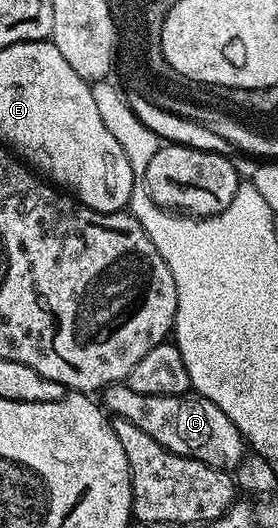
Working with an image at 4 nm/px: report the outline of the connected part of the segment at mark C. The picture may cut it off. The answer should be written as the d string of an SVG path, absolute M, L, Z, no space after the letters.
M121 381L105 387L101 391L100 402L114 418L123 418L128 420L128 424L136 424L140 432L148 432L156 444L168 448L168 452L176 452L176 456L188 456L217 470L232 472L248 453L246 439L236 424L232 424L232 420L228 420L228 416L224 416L224 412L212 404L212 400L202 398L199 394L144 396L144 392L132 392L132 388Z

